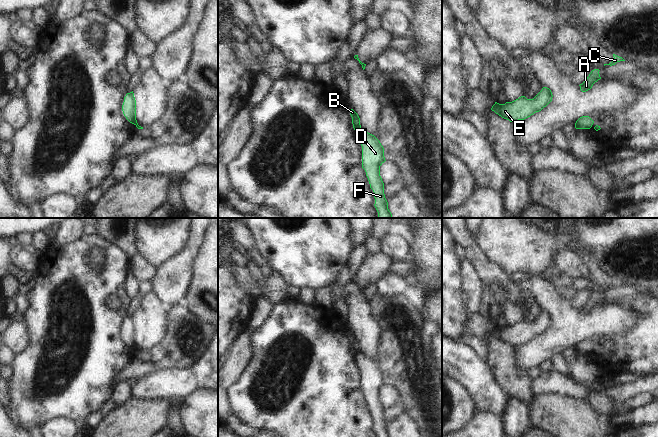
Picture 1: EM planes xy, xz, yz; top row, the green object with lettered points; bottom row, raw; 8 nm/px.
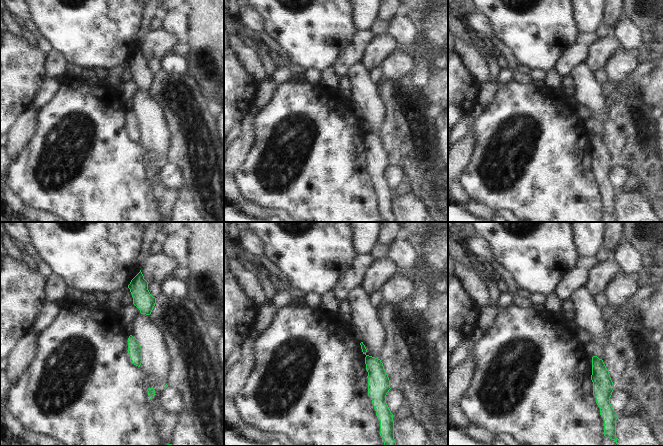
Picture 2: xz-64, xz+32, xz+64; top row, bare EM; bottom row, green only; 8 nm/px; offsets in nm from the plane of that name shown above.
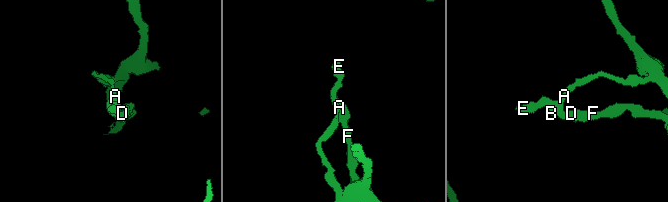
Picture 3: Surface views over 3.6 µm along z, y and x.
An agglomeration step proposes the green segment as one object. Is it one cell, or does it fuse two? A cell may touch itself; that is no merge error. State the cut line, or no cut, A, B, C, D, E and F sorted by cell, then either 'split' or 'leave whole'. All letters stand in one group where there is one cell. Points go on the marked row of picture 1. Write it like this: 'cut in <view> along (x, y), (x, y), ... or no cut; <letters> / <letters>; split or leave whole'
cut in xz along (360, 127), (356, 131); A B C E / D F; split

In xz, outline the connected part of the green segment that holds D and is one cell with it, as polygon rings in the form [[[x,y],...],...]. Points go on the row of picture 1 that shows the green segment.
[[[362,128],[357,131],[357,137],[362,146],[362,168],[374,192],[374,206],[378,212],[378,218],[392,218],[384,194],[384,183],[380,176],[380,166],[386,161],[384,148],[374,135]]]

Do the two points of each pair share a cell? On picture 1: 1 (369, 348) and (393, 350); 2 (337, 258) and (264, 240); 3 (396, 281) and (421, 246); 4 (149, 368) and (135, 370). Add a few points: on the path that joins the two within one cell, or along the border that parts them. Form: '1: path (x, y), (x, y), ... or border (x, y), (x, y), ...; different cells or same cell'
1: border (380, 325), (381, 345), (379, 364); different cells
2: path (319, 247), (308, 240), (282, 240); same cell
3: border (409, 279), (412, 283); different cells
4: path (146, 368), (138, 368); same cell

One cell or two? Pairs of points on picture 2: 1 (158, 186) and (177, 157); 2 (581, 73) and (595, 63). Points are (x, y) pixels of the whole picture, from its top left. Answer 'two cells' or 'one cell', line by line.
1: two cells
2: two cells

